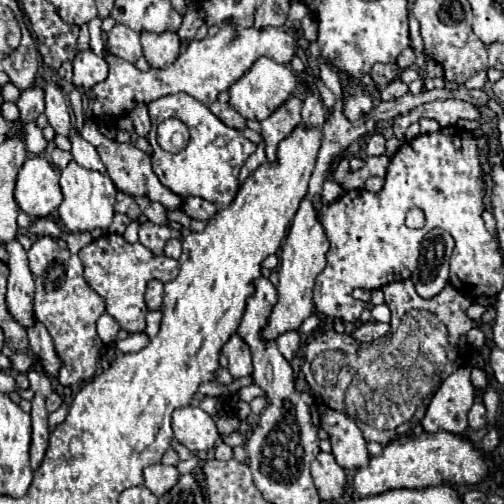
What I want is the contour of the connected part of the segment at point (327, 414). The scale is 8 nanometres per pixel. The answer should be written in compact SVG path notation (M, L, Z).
M322 406L320 408L322 428L328 432L332 442L332 454L336 462L346 470L356 470L368 464L370 456L366 450L366 440L354 422L350 422L344 414Z

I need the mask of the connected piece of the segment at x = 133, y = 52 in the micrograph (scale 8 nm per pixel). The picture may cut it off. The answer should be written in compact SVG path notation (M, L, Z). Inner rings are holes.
M116 24L108 32L108 48L114 56L128 60L130 64L136 64L136 60L142 56L140 34L124 24Z

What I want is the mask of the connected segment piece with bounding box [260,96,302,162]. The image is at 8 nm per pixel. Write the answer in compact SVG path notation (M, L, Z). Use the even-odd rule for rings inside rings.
M292 96L276 112L272 112L266 120L262 120L260 134L266 142L268 162L276 160L278 142L284 140L284 136L288 136L288 132L292 132L292 128L296 128L296 124L300 122L300 108L302 108L302 102L296 96Z

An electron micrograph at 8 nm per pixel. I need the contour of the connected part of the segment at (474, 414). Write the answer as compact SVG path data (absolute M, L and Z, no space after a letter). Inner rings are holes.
M476 394L474 406L470 408L470 414L468 414L468 422L472 430L480 430L486 426L486 408L482 404L482 394Z

